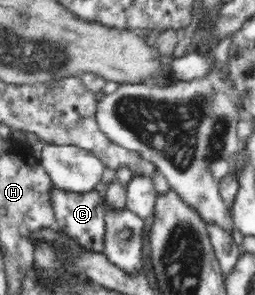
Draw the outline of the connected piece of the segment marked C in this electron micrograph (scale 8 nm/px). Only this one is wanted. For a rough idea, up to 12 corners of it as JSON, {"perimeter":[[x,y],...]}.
{"perimeter":[[51,186],[63,233],[104,251],[106,202],[97,190]]}

